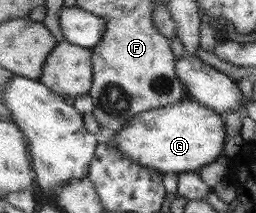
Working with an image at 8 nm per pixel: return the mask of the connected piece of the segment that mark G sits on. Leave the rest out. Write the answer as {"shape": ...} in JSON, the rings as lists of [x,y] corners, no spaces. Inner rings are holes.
{"shape":[[[184,98],[175,105],[136,114],[108,143],[118,147],[132,161],[163,173],[198,173],[204,166],[212,164],[220,154],[224,154],[229,146],[226,136],[228,130],[224,116],[200,101]]]}

